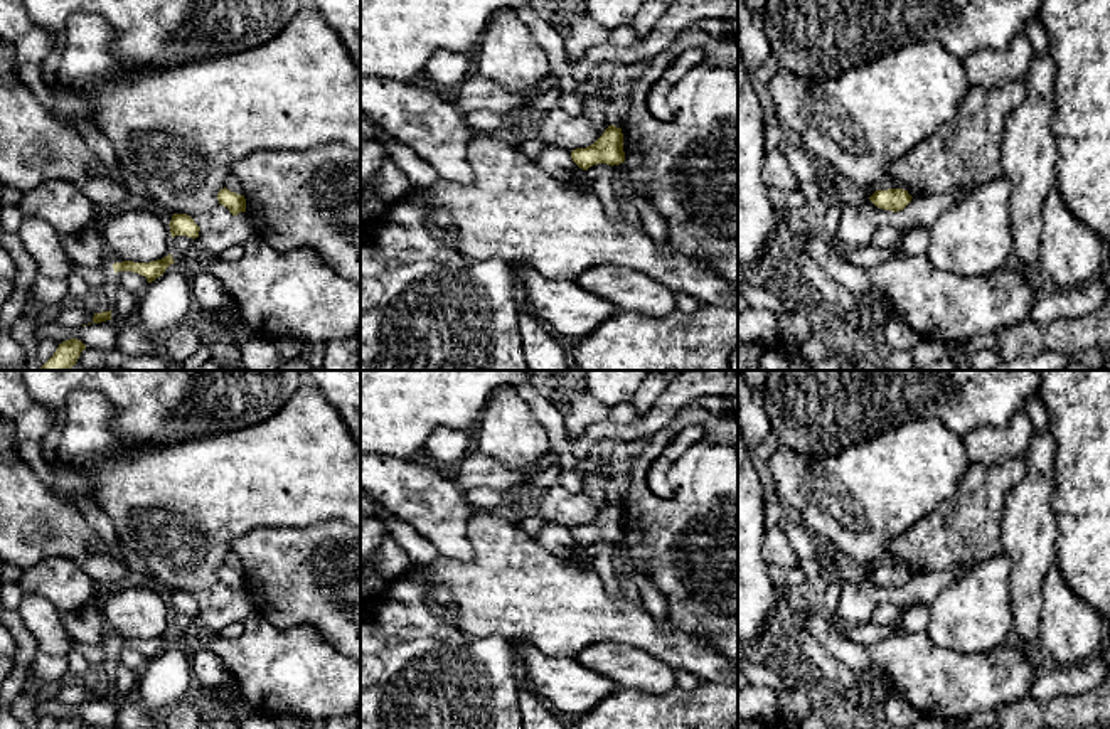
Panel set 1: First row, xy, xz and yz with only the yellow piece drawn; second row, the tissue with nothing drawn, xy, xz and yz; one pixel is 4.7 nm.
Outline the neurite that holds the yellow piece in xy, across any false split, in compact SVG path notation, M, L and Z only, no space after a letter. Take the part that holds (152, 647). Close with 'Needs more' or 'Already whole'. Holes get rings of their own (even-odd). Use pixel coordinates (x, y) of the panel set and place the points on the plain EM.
M168 631L162 636L150 638L150 640L133 640L133 638L115 640L113 647L115 647L115 650L118 650L118 648L138 650L138 652L145 653L148 660L152 660L157 655L160 655L165 650L165 647L173 640L175 638L173 638L172 631Z. Already whole

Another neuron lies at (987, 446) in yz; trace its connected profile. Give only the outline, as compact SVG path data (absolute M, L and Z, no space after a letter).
M1017 412L1006 426L977 428L963 436L972 465L999 465L1024 456L1034 428L1029 416Z

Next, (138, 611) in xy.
M125 584L104 594L103 615L113 641L150 640L172 630L168 599L145 584Z

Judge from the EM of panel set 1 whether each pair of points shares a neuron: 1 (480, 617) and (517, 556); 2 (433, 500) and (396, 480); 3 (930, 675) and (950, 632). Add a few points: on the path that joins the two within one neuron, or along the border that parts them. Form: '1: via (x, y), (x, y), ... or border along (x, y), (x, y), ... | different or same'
1: via (490, 601), (511, 581), (511, 571) | same
2: via (425, 497), (405, 489) | same
3: border along (925, 632), (940, 647), (982, 652) | different

